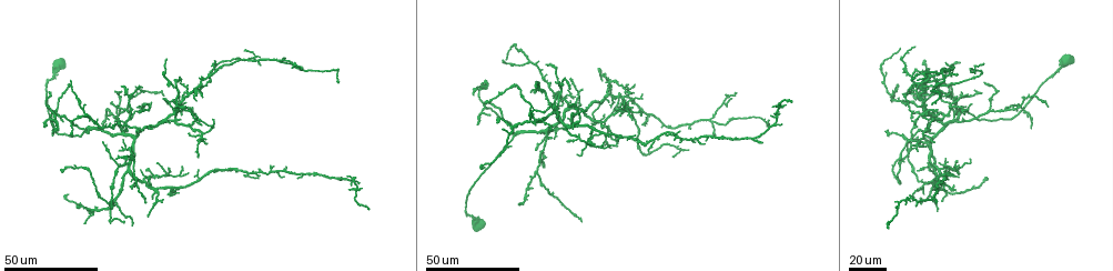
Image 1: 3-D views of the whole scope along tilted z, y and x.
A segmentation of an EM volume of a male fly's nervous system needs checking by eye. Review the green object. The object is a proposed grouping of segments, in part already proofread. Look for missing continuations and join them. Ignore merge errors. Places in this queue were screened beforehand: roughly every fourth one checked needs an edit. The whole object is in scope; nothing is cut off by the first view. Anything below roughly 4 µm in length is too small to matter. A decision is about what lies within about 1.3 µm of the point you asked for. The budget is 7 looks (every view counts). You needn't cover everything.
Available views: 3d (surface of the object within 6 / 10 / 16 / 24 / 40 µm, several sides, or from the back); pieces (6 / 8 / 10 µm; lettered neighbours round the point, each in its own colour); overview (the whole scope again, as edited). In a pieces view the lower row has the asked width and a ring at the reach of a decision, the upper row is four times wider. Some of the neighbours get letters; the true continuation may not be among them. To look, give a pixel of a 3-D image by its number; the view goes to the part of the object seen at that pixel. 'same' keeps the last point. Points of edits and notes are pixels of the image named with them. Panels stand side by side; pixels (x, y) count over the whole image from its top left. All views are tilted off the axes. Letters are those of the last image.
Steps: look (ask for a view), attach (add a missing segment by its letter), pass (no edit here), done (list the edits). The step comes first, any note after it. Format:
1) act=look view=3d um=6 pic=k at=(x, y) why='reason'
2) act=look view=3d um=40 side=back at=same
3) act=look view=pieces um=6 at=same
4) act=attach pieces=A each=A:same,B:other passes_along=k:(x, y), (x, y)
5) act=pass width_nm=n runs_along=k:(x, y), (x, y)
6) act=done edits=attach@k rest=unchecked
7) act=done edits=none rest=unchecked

act=look view=3d um=40 pic=1 at=(612, 106) why='end of a long branch'

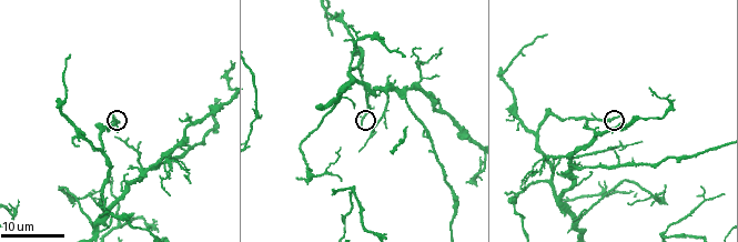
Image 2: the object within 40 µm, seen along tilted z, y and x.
act=look view=pieces um=10 pic=2 at=(363, 123) why='see the neighbours'

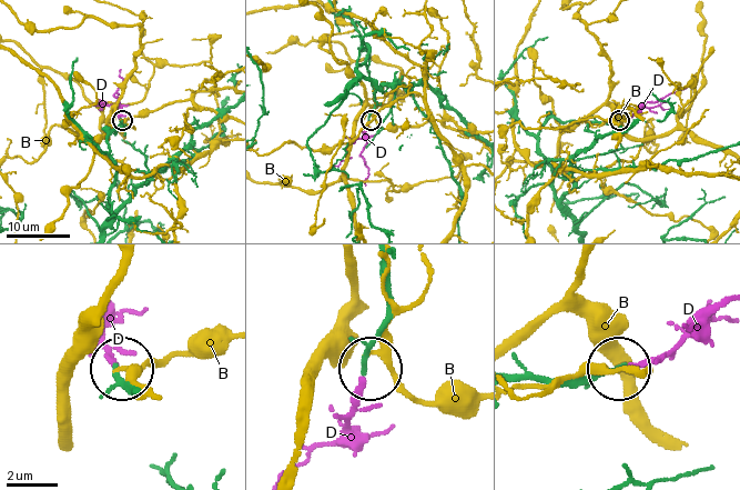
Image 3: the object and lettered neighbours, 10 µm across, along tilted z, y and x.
act=attach pieces=D width_nm=190 each=B:other,D:same found='it goes on there'

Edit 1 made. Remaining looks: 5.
act=look view=3d um=24 pic=1 at=(934, 141) why='free end'

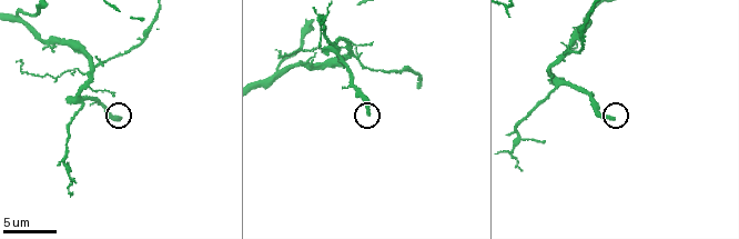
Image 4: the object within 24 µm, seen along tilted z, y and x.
act=look view=pieces um=6 pic=4 at=(613, 119)

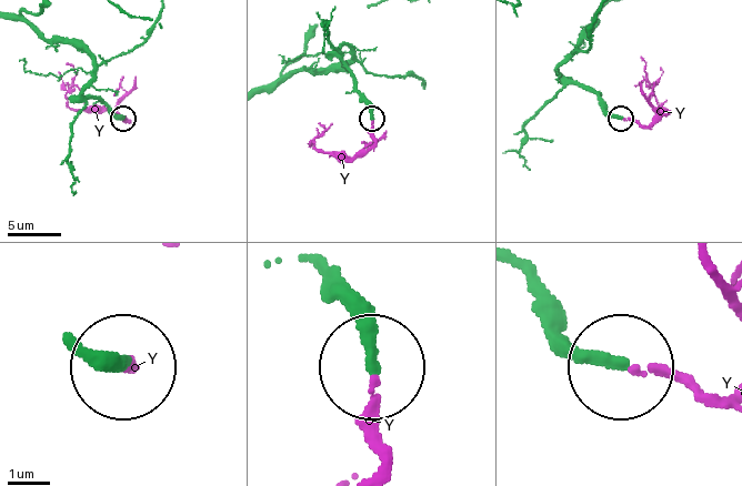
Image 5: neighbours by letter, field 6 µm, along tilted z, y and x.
act=attach pieces=Y each=Y:same passes_along=5:(359, 92), (372, 144), (322, 153), (320, 124) found='the neuron continues'

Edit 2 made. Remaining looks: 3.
act=look view=overview

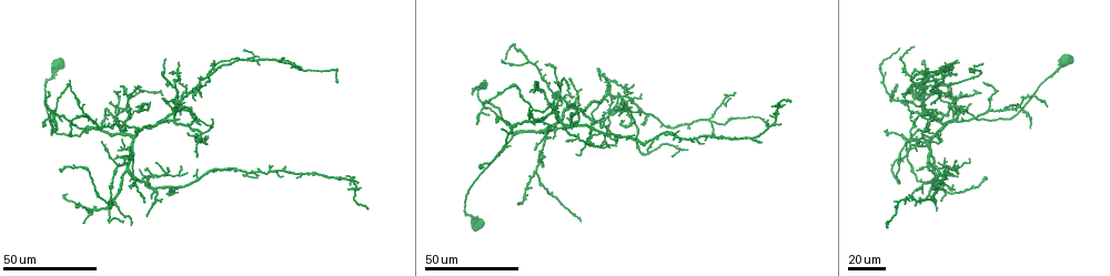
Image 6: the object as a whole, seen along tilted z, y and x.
act=look view=3d um=24 pic=6 at=(958, 62) why='an open end'

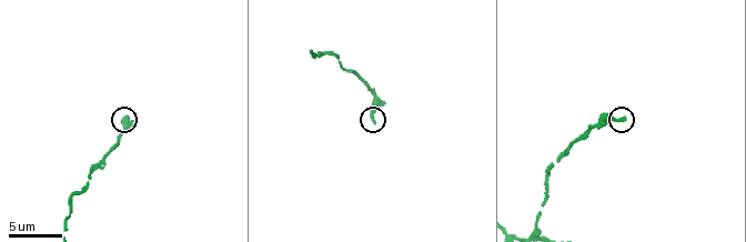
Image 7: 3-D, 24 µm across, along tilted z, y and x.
act=look view=pieces um=6 pic=7 at=(372, 123)

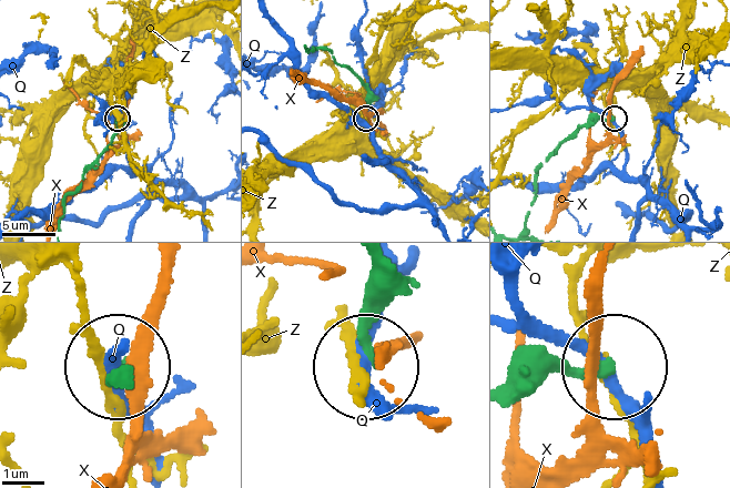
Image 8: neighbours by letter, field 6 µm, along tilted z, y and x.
act=pass width_nm=210 each=Q:other,X:other,Z:other runs_along=8:(510, 393), (565, 367), (604, 368) found='none of them fits'

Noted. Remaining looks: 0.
act=done edits=attach@3,attach@5 rest=unchecked

